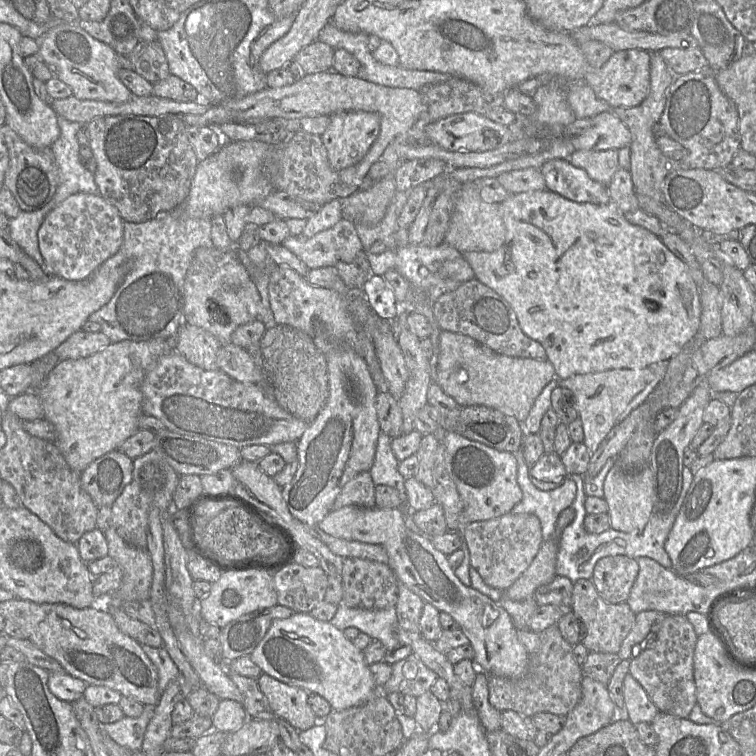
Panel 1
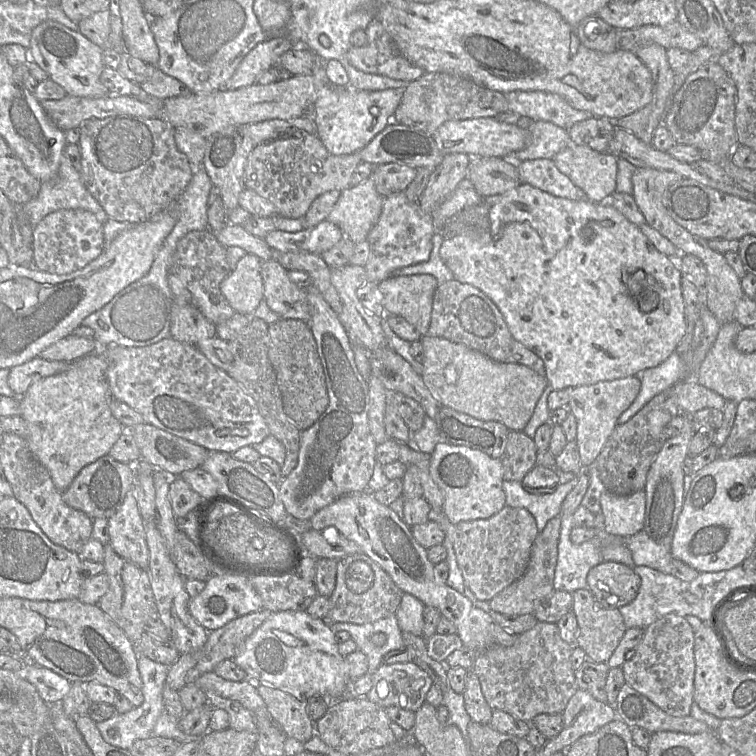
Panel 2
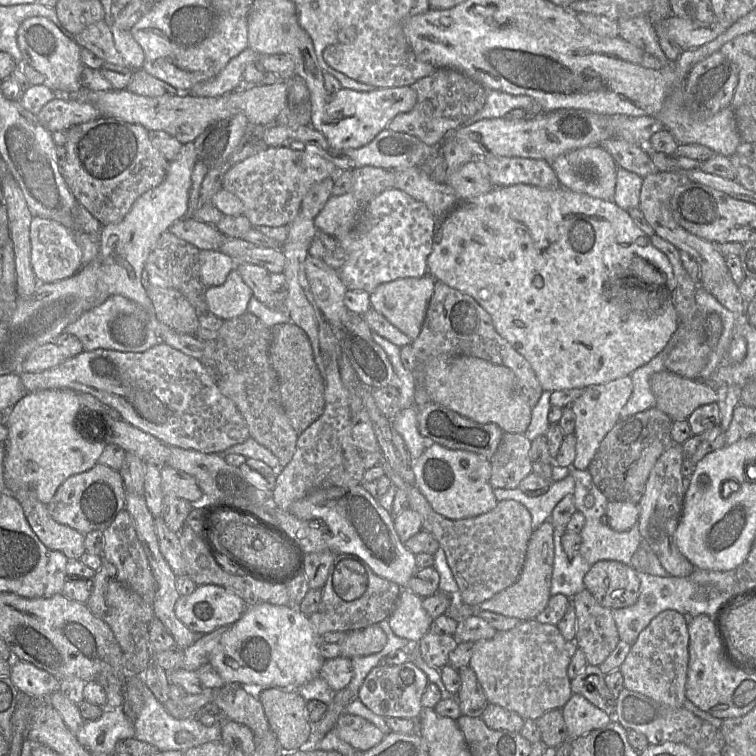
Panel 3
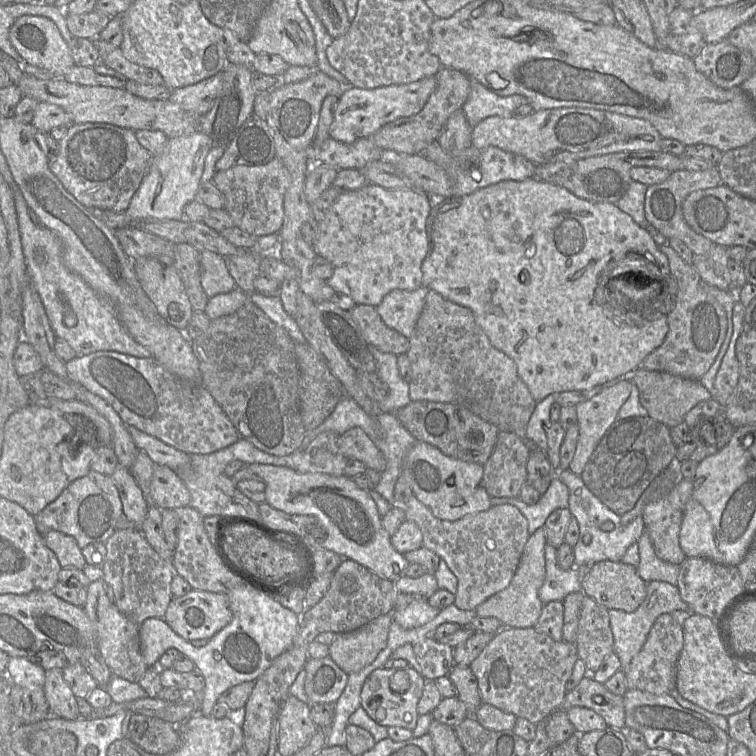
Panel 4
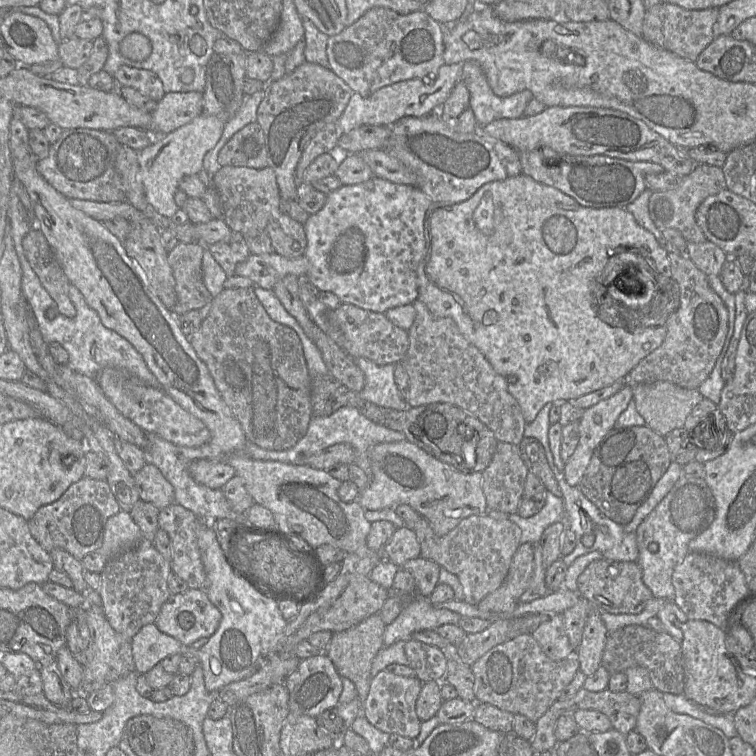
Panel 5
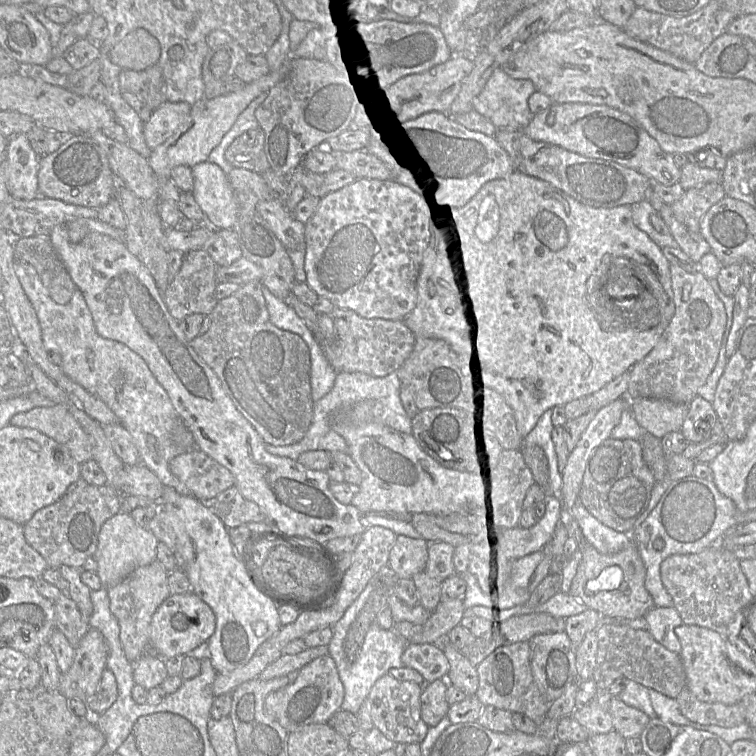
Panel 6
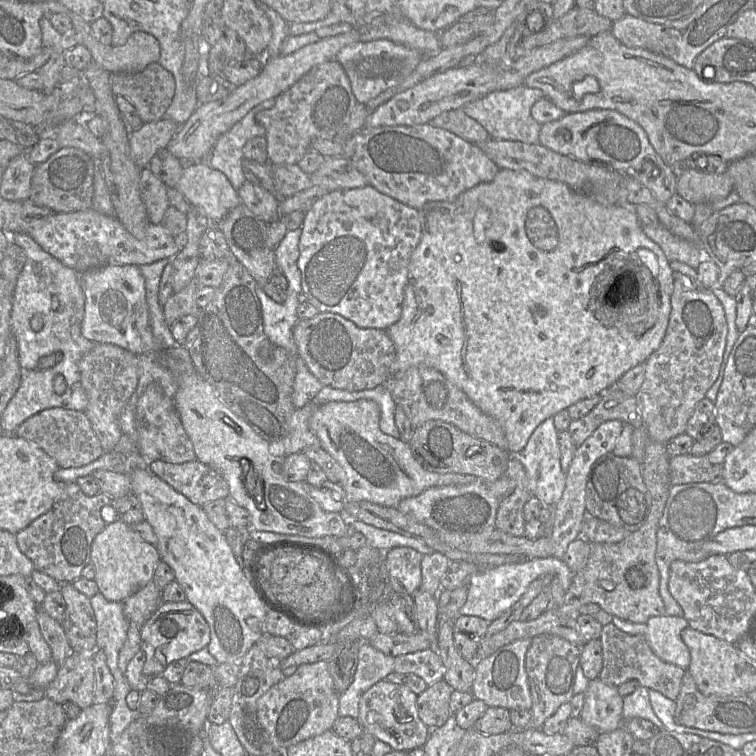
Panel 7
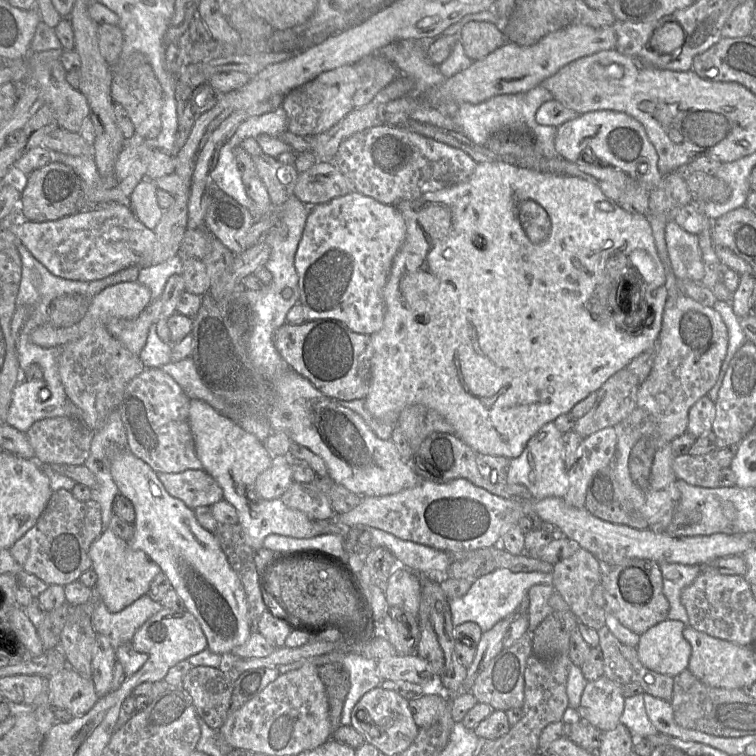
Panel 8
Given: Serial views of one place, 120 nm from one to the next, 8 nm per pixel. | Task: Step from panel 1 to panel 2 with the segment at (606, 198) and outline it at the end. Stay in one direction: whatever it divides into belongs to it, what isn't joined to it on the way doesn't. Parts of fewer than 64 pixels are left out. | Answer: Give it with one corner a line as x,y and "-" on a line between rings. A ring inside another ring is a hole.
534,159
516,163
522,184
529,184
553,196
574,201
586,199
585,193
558,170
553,159

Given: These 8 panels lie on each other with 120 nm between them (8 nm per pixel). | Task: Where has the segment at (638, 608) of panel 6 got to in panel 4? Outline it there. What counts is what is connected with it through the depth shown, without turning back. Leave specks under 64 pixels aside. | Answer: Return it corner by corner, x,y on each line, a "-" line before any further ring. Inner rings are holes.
612,561
592,564
582,578
582,591
607,609
635,611
646,598
646,582
632,565

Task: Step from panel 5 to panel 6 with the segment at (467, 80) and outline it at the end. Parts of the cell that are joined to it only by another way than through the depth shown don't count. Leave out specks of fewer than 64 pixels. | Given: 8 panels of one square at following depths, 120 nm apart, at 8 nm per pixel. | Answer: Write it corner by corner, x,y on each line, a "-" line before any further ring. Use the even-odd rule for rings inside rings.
498,68
473,100
471,110
489,120
497,130
523,131
534,116
529,110
528,99
535,92
536,88
530,80
515,80

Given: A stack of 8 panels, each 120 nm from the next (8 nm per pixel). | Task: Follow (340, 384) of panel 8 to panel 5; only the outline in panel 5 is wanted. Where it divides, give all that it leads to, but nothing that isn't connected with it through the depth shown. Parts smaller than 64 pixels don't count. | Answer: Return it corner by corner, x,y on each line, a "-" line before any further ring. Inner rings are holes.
340,304
335,313
344,335
342,349
351,358
363,357
378,365
396,364
404,358
409,347
408,331
394,325
384,313
364,310
352,304

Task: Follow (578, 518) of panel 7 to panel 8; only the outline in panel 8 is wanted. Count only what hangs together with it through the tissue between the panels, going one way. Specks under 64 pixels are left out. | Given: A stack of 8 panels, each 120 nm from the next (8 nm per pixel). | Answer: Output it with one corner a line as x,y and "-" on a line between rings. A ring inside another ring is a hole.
613,427
599,430
584,438
578,448
578,458
568,470
569,490
564,496
567,504
585,507
589,481
600,469
613,463
617,435

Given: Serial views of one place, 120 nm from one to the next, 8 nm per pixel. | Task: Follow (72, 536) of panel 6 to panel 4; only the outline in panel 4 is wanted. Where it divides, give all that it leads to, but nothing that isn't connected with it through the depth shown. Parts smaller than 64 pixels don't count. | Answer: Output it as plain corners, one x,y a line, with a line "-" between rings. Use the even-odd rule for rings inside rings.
90,470
89,473
71,482
62,493
35,516
41,535
50,530
72,536
83,549
92,543
105,543
115,532
115,524
123,516
123,507
118,490
111,476

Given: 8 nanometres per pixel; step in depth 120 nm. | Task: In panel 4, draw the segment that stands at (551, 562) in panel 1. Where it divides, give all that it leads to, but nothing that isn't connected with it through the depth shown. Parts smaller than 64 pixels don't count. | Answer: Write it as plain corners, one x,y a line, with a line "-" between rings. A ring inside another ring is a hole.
544,526
531,534
524,546
518,568
509,586
492,595
475,609
479,617
494,617
502,622
504,627
529,628
534,627
543,609
543,602
538,596
544,583
545,546
547,539

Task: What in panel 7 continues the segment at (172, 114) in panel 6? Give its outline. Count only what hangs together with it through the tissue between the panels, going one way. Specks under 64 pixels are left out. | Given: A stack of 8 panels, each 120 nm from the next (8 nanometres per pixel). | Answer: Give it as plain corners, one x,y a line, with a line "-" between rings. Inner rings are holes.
161,120
144,123
140,129
130,133
130,154
138,167
149,166
151,159
161,150
167,149
178,128
174,121

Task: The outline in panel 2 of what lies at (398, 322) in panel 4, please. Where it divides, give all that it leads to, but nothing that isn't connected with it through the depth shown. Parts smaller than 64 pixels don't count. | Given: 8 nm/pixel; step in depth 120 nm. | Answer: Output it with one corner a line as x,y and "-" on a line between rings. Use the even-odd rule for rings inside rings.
429,274
391,276
379,283
386,315
403,317
422,337
427,335
438,283

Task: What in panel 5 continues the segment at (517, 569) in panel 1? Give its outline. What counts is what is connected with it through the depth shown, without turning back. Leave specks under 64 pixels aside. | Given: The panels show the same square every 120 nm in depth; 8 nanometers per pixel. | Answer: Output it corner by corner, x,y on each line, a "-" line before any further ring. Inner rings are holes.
489,512
463,519
453,530
441,537
434,533
423,517
413,525
413,531
420,544
421,556
456,575
463,588
463,601
475,606
501,586
512,558
521,545
522,536
520,527
507,515

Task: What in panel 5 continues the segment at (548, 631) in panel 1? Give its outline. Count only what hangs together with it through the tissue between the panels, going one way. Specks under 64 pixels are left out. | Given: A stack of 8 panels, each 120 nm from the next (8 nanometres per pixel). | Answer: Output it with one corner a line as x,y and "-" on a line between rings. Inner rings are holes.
522,634
490,649
471,665
471,670
475,677
476,703
488,703
512,714
521,714
536,723
580,669
577,652
563,660
555,661
544,653
532,634

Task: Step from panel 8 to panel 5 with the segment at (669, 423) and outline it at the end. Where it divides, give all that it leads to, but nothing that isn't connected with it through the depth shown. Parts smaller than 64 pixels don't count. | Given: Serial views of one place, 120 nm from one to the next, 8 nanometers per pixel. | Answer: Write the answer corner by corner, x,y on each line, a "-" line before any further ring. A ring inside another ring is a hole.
668,253
668,258
672,278
680,288
679,307
666,322
666,337
662,344
643,358
625,380
627,384
667,381
682,388
697,389
712,372
724,346
728,333
728,310
721,298
710,287
708,276
698,269
686,254

